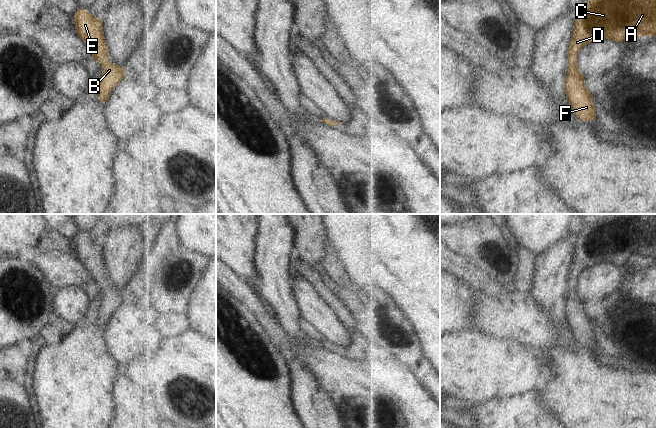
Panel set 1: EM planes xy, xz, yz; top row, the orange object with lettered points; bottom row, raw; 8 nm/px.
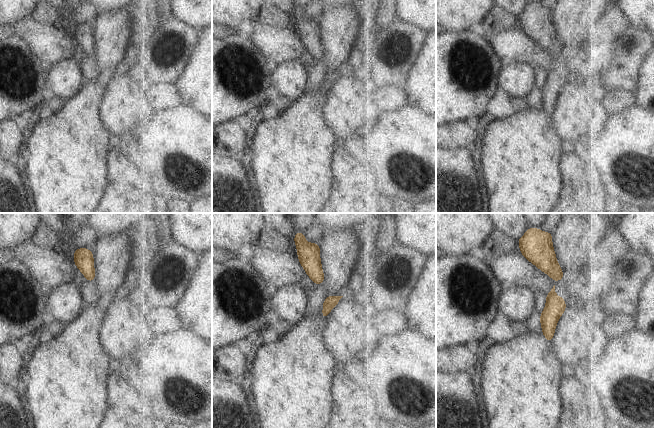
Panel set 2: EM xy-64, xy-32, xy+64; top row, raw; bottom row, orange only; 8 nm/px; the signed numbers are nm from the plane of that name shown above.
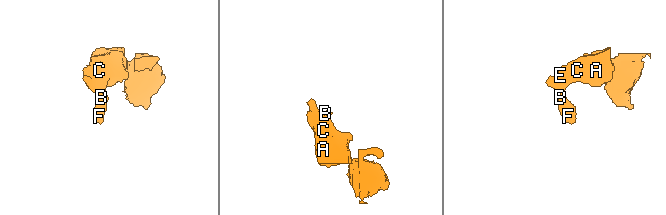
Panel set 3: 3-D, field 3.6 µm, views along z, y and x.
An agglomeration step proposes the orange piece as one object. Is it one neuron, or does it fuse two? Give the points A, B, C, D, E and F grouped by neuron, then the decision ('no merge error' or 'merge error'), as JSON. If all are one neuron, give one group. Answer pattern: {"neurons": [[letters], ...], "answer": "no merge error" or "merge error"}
{"neurons": [["A", "B", "C", "D", "E", "F"]], "answer": "no merge error"}

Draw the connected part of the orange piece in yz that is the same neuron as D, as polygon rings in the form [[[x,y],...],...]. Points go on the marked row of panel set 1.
[[[587,0],[586,6],[575,12],[575,25],[568,49],[568,74],[565,94],[573,107],[575,116],[584,121],[597,120],[592,93],[587,90],[585,77],[580,73],[576,60],[582,47],[593,41],[612,39],[618,43],[642,35],[656,36],[656,0]]]

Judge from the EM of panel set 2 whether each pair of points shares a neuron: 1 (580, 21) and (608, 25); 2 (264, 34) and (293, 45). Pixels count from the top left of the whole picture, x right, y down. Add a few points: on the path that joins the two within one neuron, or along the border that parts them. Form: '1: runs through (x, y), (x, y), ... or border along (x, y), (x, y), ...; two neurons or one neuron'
1: border along (608, 10), (599, 23), (600, 35); two neurons
2: runs through (271, 40), (276, 44), (286, 45); one neuron

